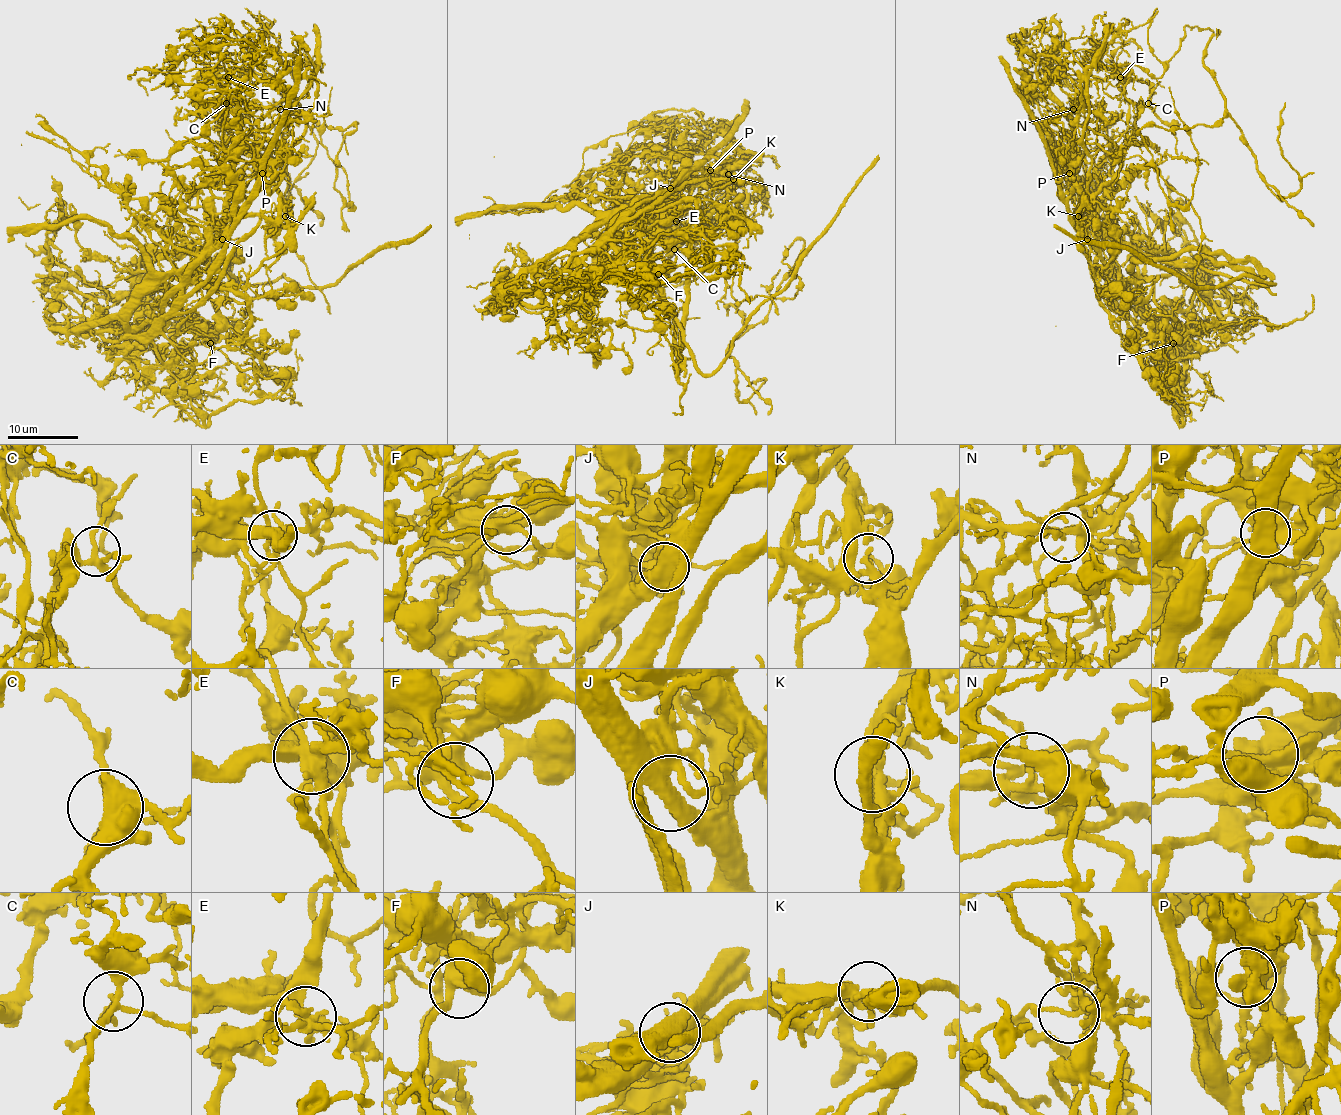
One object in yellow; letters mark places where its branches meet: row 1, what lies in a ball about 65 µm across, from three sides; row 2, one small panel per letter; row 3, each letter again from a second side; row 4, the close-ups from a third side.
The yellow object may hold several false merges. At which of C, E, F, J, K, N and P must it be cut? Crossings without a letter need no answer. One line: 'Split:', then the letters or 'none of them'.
Split: E, J, N

